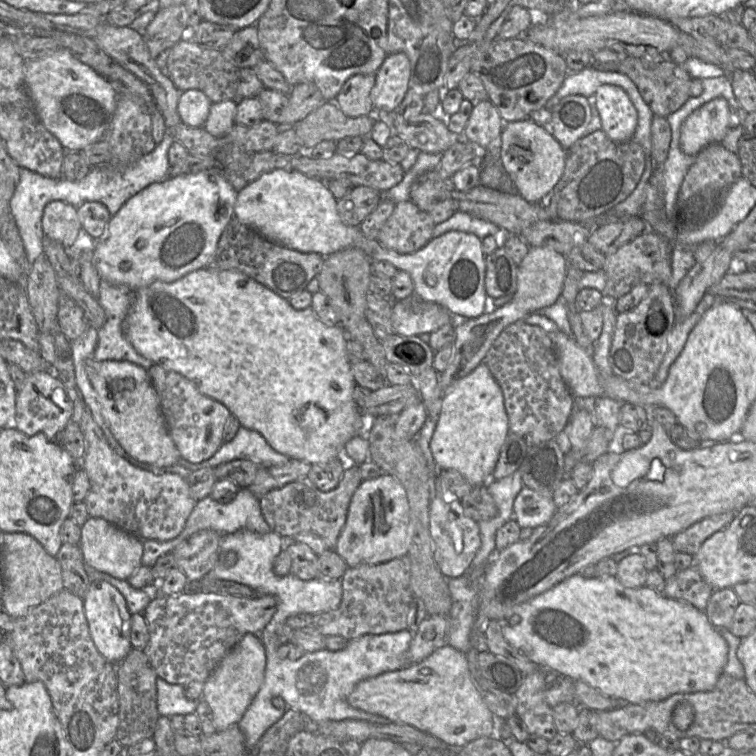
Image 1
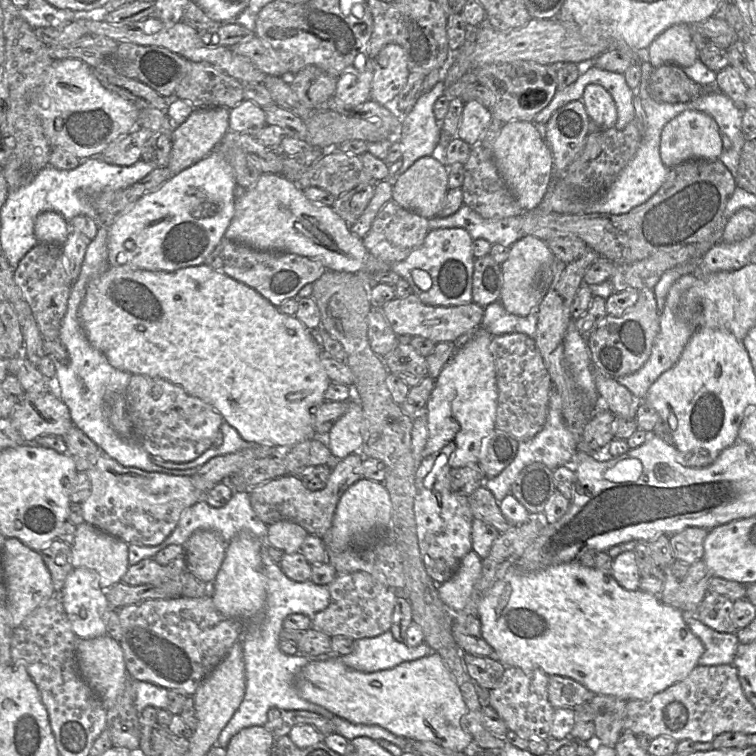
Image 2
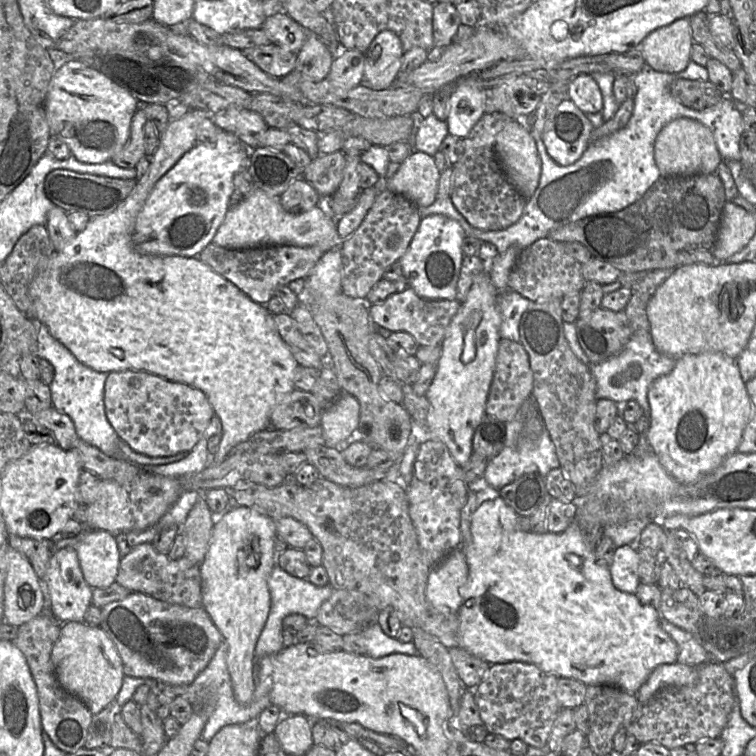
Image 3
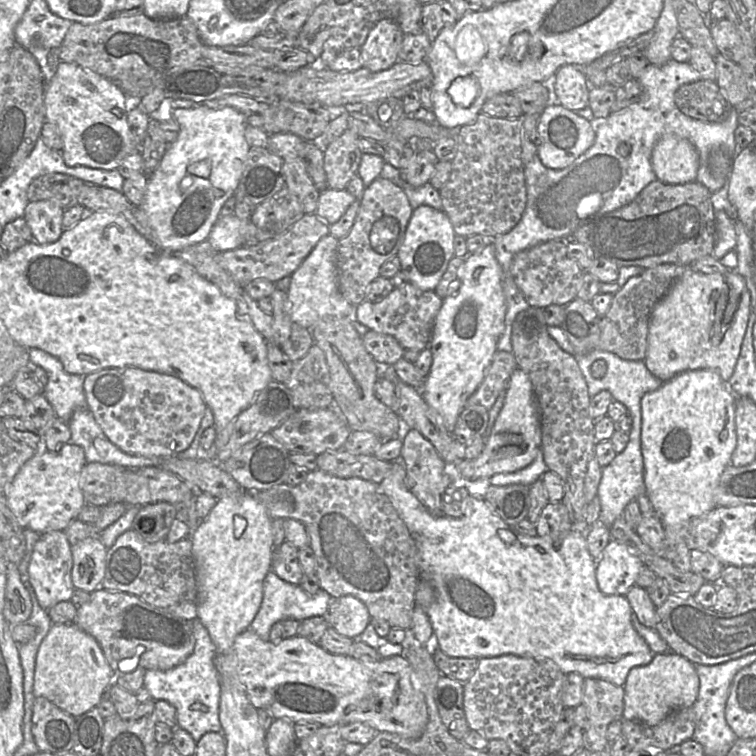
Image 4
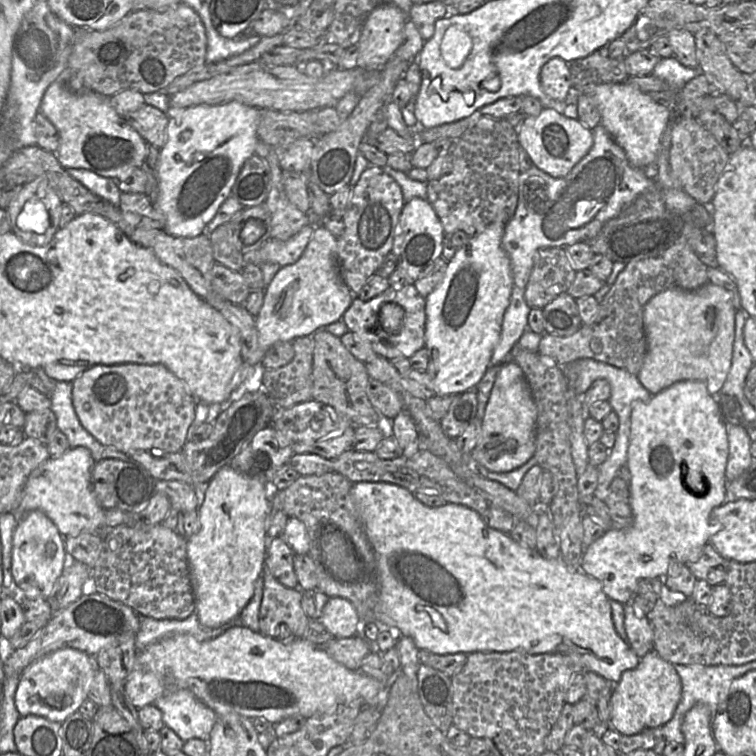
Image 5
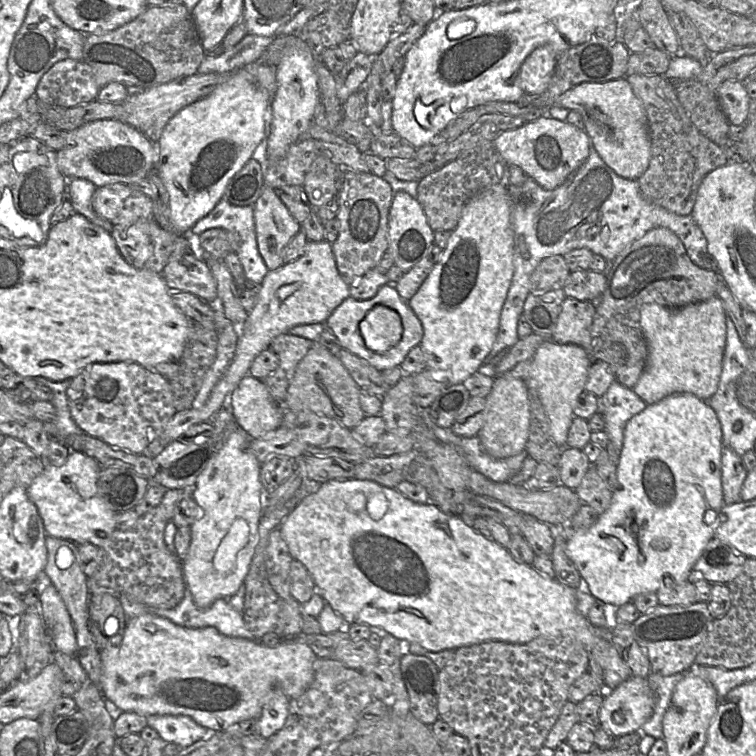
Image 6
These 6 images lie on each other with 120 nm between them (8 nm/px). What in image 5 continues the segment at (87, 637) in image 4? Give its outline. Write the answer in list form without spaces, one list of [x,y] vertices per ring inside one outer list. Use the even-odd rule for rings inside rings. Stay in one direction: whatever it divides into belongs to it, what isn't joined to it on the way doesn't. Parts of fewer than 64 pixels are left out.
[[[71,647],[60,648],[38,658],[21,674],[14,697],[19,715],[36,715],[62,723],[68,716],[78,712],[87,699],[95,667],[93,656]]]

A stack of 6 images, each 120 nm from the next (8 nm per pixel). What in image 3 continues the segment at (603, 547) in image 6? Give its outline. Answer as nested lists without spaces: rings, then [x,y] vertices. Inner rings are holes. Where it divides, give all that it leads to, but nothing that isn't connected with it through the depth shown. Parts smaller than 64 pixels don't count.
[[[718,352],[685,354],[678,358],[674,369],[654,380],[648,390],[650,426],[648,442],[665,470],[678,482],[697,482],[718,468],[723,461],[737,451],[744,429],[752,413],[746,383],[737,365],[737,359]],[[629,545],[616,548],[609,567],[613,585],[620,591],[636,593],[640,583],[638,551]]]

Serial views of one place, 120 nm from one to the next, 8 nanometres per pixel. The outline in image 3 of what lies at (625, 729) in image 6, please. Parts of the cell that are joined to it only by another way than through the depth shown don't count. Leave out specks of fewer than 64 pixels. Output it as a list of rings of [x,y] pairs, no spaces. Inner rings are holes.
[[[675,662],[658,666],[636,692],[639,703],[648,701],[663,688],[680,688],[693,685],[698,678],[697,666]]]

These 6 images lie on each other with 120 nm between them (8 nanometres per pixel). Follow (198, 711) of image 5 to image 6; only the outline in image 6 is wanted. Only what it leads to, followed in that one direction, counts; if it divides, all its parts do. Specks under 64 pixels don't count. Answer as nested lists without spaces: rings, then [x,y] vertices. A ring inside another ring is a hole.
[[[150,715],[148,726],[156,730],[162,740],[187,748],[202,739],[208,739],[212,730],[185,715]]]

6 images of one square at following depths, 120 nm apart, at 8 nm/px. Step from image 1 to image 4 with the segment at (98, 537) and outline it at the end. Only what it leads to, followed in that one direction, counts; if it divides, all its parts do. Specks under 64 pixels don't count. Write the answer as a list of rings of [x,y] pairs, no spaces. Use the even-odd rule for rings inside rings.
[[[86,538],[71,548],[73,566],[71,572],[75,589],[93,592],[101,588],[106,572],[108,548],[97,538]]]

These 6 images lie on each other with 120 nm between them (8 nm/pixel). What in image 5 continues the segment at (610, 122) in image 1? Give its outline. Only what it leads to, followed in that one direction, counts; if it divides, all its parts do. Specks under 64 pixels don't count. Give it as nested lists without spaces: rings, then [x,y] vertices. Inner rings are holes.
[[[552,58],[542,67],[540,82],[544,93],[555,101],[568,104],[577,104],[581,95],[574,88],[569,69],[569,63]]]

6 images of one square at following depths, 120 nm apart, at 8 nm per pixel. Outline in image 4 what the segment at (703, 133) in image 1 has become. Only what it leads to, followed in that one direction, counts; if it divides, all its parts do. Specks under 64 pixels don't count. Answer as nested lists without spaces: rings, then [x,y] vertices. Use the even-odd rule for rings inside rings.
[[[664,135],[657,141],[651,162],[657,179],[669,184],[696,181],[700,165],[695,146],[677,135]]]

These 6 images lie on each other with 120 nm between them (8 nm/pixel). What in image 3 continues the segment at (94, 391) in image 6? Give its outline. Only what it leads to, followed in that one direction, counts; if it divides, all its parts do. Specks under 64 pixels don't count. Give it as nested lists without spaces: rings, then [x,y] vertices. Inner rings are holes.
[[[144,371],[108,373],[104,405],[107,419],[120,439],[134,451],[150,457],[191,451],[215,415],[201,390]]]

